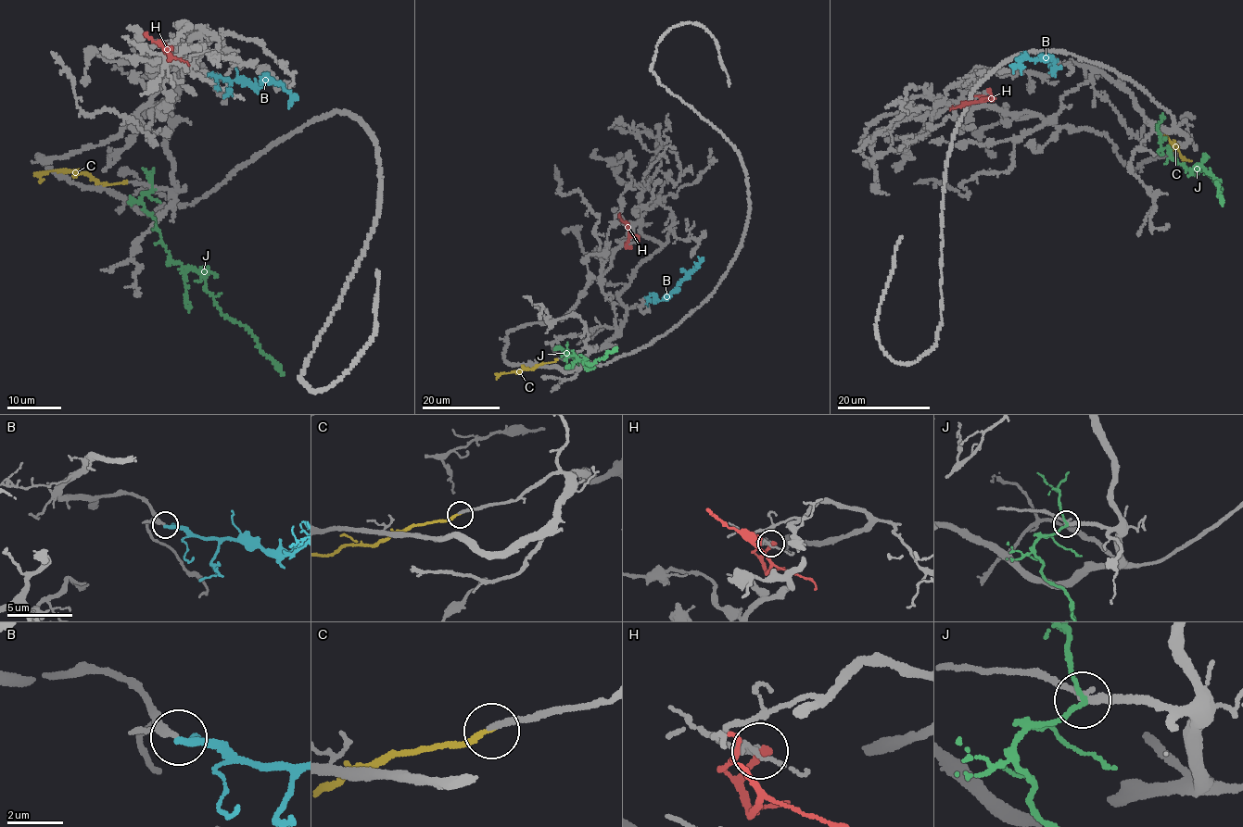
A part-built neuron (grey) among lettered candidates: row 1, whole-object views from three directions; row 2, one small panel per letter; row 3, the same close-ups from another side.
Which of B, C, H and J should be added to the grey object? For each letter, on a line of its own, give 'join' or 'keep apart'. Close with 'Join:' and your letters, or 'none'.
B: keep apart
C: join
H: keep apart
J: join
Join: C, J

